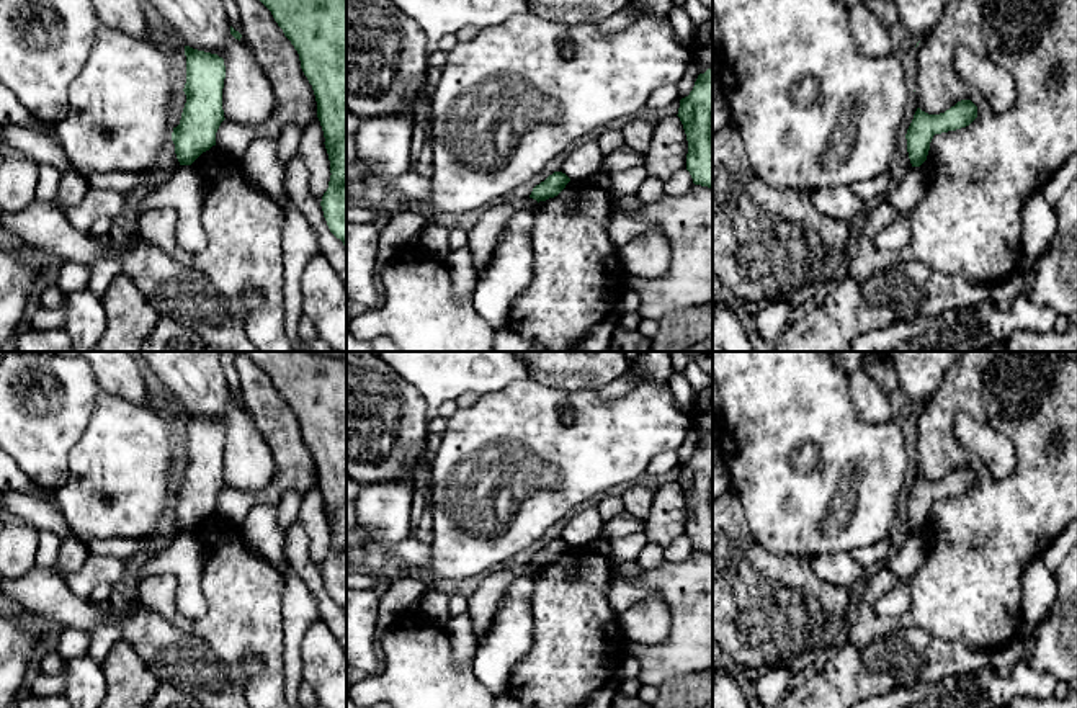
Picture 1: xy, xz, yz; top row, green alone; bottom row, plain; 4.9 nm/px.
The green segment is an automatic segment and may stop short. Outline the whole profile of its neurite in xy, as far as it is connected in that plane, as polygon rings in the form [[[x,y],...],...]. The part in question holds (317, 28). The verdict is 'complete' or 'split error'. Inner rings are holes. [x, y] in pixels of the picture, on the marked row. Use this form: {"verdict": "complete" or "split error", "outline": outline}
{"verdict": "complete", "outline": [[[260,0],[299,54],[301,69],[312,85],[330,181],[320,206],[330,232],[346,247],[346,0]]]}

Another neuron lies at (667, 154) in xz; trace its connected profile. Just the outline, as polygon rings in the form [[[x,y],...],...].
[[[677,114],[659,119],[654,124],[650,147],[646,152],[649,177],[667,181],[673,173],[686,168],[688,141]]]

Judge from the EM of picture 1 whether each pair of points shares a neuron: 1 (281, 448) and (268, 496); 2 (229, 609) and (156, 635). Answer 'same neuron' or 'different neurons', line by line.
1: same neuron
2: different neurons

